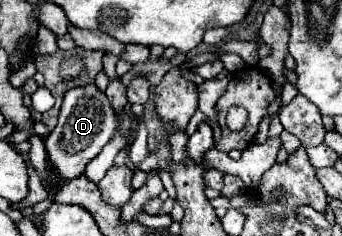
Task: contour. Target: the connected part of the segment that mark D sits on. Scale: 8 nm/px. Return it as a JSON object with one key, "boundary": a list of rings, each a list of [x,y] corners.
{"boundary":[[[84,86],[84,88],[72,88],[64,96],[64,104],[60,110],[60,120],[56,128],[44,138],[46,140],[46,154],[50,160],[50,166],[54,168],[54,174],[58,178],[56,184],[44,186],[48,192],[52,192],[54,186],[60,186],[64,182],[70,182],[84,174],[86,164],[100,154],[100,150],[106,146],[106,142],[114,136],[118,126],[114,108],[110,106],[110,100],[104,92],[100,92],[96,86]]]}

